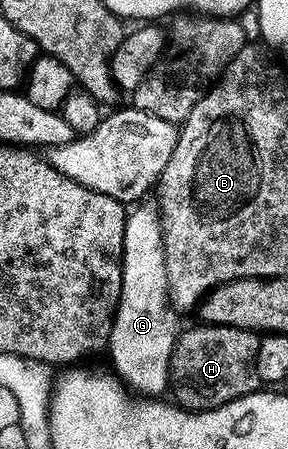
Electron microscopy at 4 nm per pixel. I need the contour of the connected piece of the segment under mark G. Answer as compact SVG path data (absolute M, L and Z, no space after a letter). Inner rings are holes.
M140 202L134 208L136 211L132 210L128 214L125 225L123 285L119 308L115 311L115 325L111 330L109 356L114 374L132 392L140 391L137 393L143 397L159 397L169 387L171 358L181 334L181 326L180 316L172 306L167 290L163 225L159 222L159 208L154 202L147 202Z

